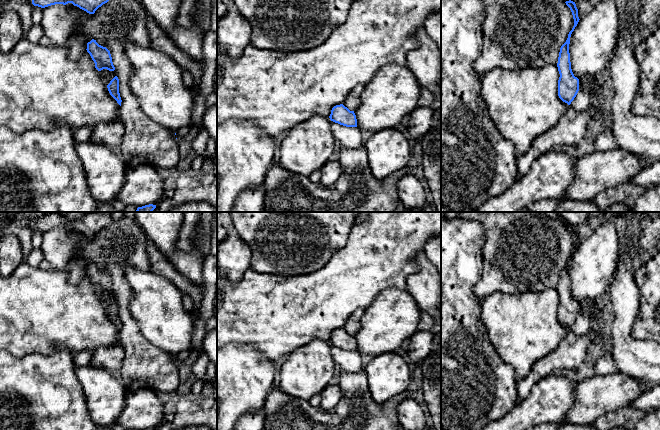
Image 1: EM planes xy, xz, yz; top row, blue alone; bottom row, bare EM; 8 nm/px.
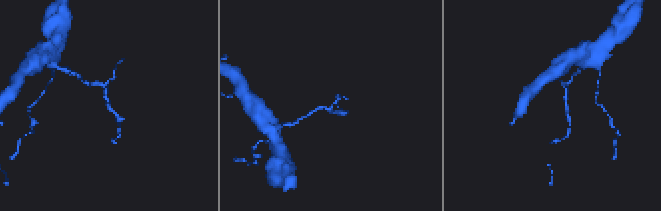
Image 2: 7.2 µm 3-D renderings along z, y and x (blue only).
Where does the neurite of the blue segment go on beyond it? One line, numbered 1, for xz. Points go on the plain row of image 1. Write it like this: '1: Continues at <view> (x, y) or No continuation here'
1: No continuation here

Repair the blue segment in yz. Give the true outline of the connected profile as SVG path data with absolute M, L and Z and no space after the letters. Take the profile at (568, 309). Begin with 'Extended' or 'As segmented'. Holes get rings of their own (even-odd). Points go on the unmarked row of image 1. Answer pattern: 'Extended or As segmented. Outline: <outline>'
As segmented. Outline: M569 224L565 227L572 236L574 250L572 254L569 256L566 266L561 270L559 276L557 287L558 295L560 298L558 304L558 320L563 326L570 329L579 315L579 303L574 300L571 293L569 268L571 258L574 255L580 243L578 241L578 233L576 231L575 226Z

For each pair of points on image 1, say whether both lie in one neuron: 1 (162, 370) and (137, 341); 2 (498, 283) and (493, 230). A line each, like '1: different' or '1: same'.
1: same
2: same

